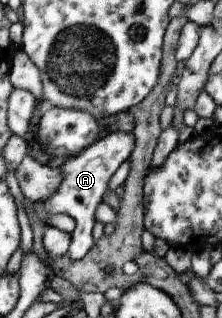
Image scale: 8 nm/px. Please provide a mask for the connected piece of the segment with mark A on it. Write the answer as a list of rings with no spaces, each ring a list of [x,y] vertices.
[[[111,132],[103,139],[94,142],[83,153],[74,156],[59,168],[62,182],[50,198],[34,203],[34,215],[40,223],[46,224],[48,217],[66,214],[74,218],[76,229],[72,232],[71,243],[67,252],[68,258],[80,260],[94,246],[93,227],[96,223],[95,214],[98,205],[103,201],[104,193],[109,186],[111,177],[120,168],[122,163],[131,157],[135,149],[133,133]]]

